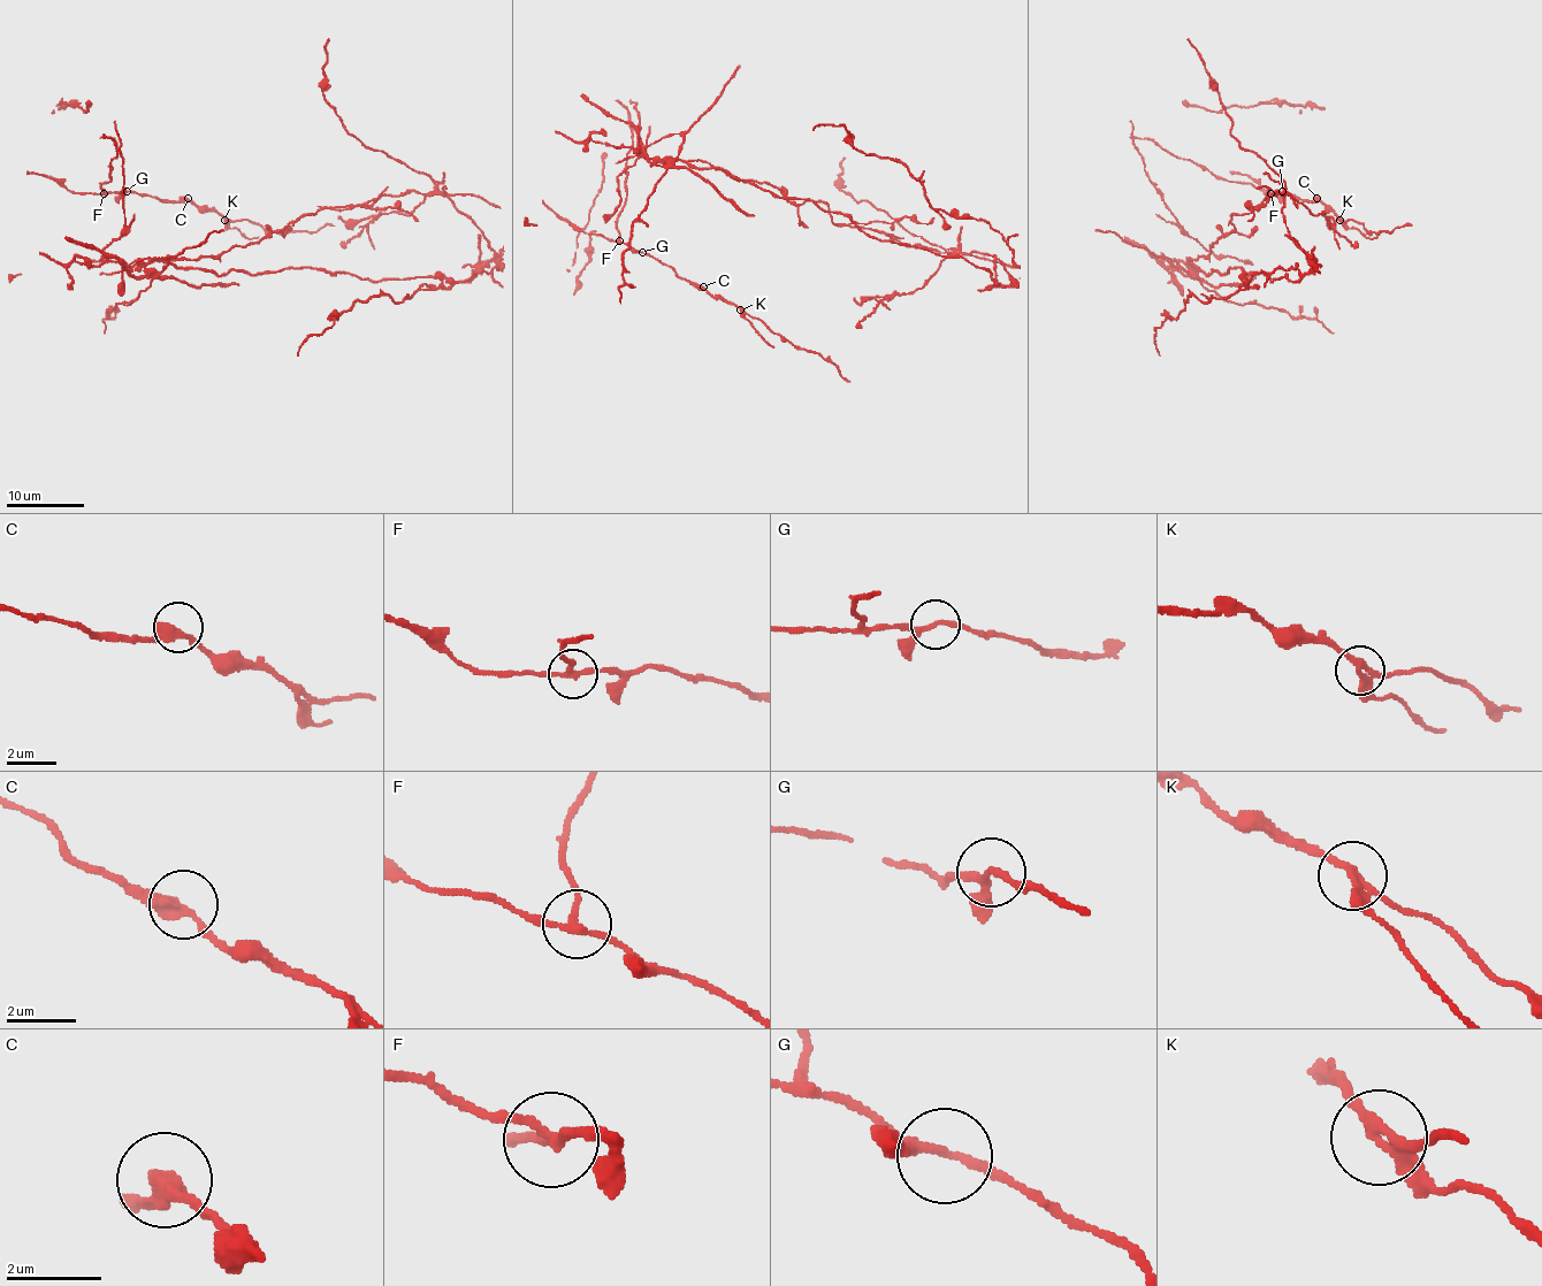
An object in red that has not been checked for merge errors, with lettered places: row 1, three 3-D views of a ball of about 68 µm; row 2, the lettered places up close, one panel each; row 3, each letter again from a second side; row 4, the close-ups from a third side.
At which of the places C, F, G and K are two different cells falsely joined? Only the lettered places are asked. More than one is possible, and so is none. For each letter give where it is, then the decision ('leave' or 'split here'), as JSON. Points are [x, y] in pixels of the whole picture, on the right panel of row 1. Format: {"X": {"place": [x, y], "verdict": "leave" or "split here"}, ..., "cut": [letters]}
{"C": {"place": [1317, 198], "verdict": "leave"}, "F": {"place": [1270, 193], "verdict": "split here"}, "G": {"place": [1282, 191], "verdict": "leave"}, "K": {"place": [1340, 220], "verdict": "split here"}, "cut": ["F", "K"]}

